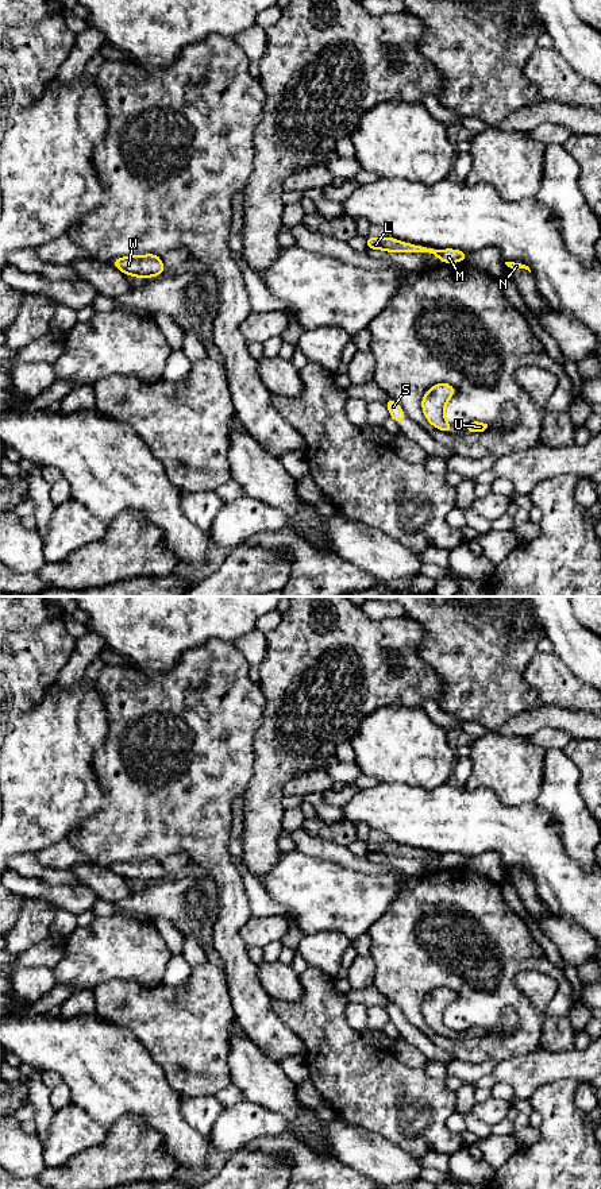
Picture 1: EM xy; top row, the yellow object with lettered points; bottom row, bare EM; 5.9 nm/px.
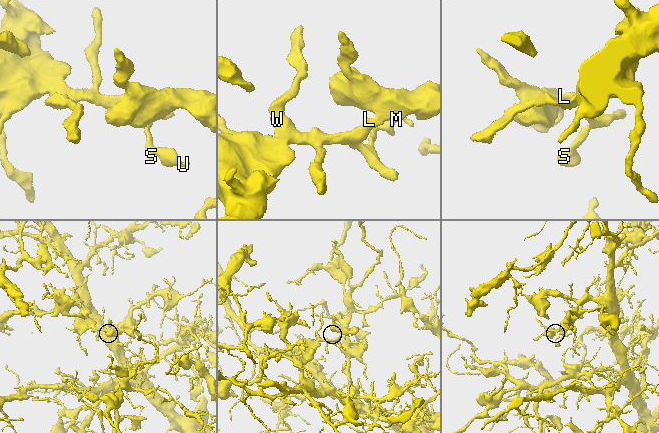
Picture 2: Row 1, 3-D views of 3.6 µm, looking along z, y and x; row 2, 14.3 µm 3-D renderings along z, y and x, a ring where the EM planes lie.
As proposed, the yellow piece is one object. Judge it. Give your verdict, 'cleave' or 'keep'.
keep

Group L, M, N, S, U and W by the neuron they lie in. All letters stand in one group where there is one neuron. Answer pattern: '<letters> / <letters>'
L M N S U W

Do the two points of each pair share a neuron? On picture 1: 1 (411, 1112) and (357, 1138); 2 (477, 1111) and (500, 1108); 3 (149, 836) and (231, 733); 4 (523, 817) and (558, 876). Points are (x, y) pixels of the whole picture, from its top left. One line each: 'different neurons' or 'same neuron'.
1: different neurons
2: same neuron
3: same neuron
4: same neuron

